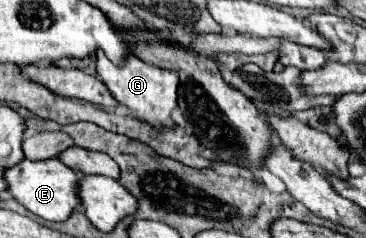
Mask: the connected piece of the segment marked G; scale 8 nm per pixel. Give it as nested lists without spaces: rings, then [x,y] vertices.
[[[97,51],[97,77],[107,85],[111,95],[121,103],[127,105],[137,119],[151,123],[153,127],[173,127],[171,111],[177,105],[177,87],[179,79],[175,71],[167,71],[161,67],[151,67],[149,63],[143,63],[135,55],[127,55],[121,65],[111,63],[103,51]]]

